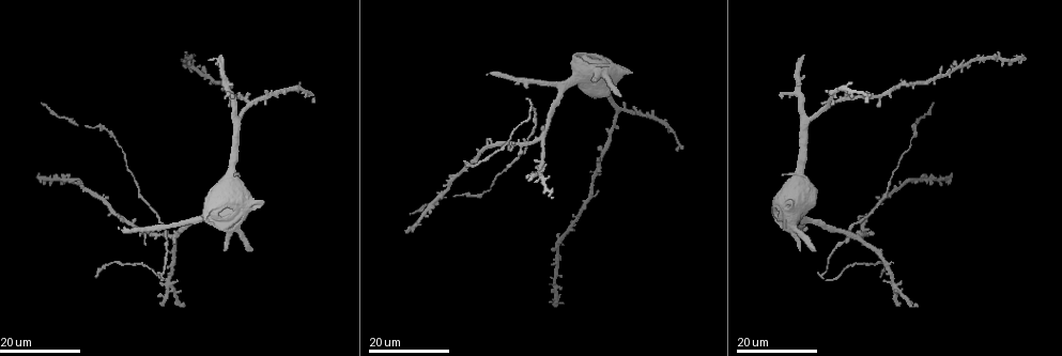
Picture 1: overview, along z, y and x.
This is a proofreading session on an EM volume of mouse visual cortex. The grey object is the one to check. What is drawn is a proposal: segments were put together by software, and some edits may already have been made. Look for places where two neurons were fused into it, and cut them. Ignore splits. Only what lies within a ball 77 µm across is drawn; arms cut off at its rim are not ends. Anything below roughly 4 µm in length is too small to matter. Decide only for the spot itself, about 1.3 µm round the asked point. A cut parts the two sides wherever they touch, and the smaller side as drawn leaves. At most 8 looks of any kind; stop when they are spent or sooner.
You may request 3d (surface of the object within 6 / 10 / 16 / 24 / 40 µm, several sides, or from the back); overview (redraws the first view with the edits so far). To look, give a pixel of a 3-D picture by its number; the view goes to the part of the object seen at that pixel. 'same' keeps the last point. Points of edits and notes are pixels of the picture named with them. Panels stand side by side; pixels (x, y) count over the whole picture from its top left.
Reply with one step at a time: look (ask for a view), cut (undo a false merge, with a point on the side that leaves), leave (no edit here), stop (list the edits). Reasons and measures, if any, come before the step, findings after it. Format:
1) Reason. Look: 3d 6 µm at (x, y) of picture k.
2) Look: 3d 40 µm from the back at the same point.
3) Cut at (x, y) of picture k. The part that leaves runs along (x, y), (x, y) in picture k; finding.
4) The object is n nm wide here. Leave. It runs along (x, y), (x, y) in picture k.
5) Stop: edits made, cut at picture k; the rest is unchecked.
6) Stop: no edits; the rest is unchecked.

Look: 3d 24 µm at (808, 119) of picture 1.

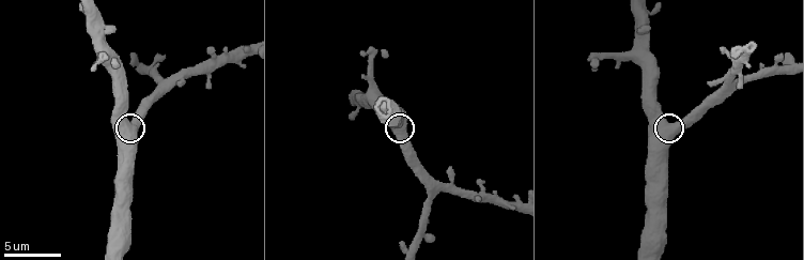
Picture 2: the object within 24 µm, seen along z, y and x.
Closer look. Look: 3d 6 µm at (669, 126) of picture 2.

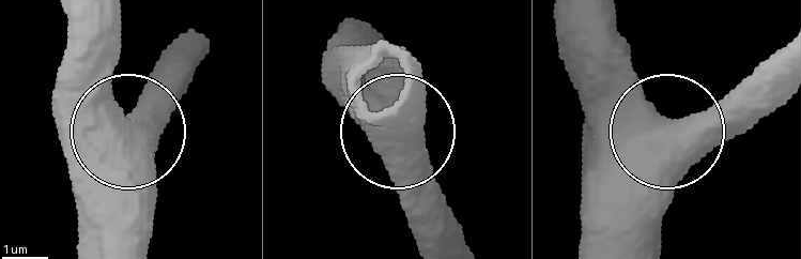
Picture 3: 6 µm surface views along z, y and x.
The side arm is 18 µm long. Leave. Continuous, no second neuron.

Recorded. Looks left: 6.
Sudden change in width. Look: 3d 16 µm at (532, 135) of picture 1.

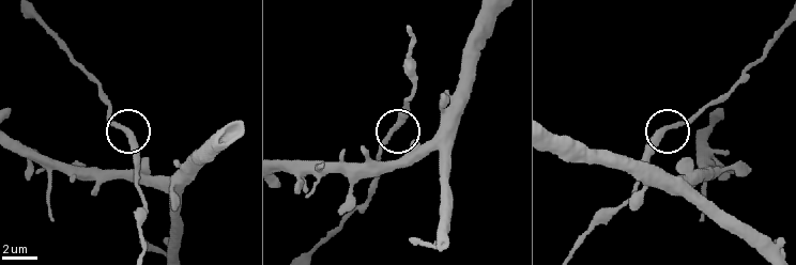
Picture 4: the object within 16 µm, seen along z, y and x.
Look: 3d 10 µm at (664, 133) of picture 4.

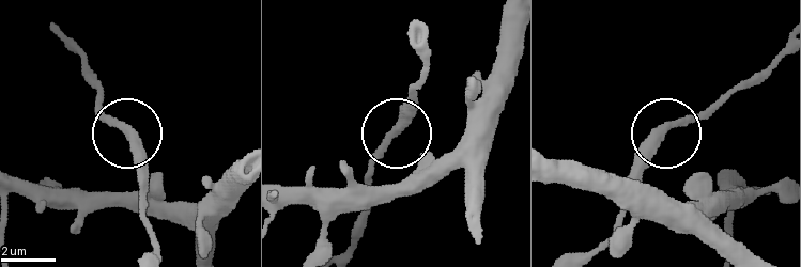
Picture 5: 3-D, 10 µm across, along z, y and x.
Leave. Continuous, no second neuron.

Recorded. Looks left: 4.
Look: 3d 16 µm at (534, 118) of picture 1.

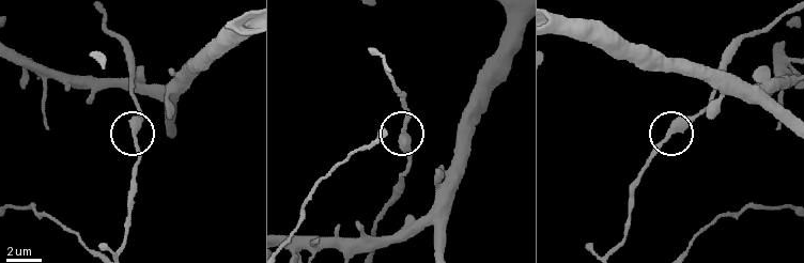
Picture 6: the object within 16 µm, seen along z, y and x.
Look: 3d 6 µm at (670, 135) of picture 6.

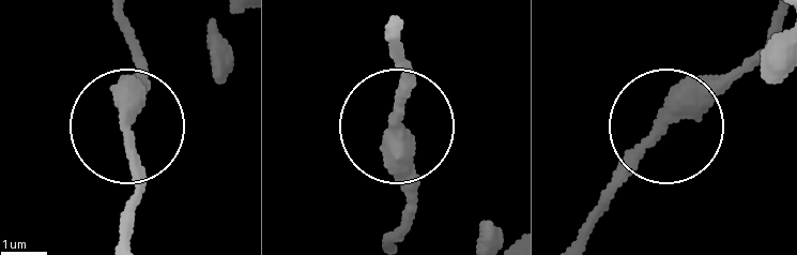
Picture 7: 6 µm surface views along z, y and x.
Leave. It runs along (216, 27), (147, 65), (147, 95), (127, 131), (136, 230) in picture 7; continuous, no second neuron.

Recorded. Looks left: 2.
Sudden change in width. Look: 3d 24 µm at (885, 194) of picture 1.

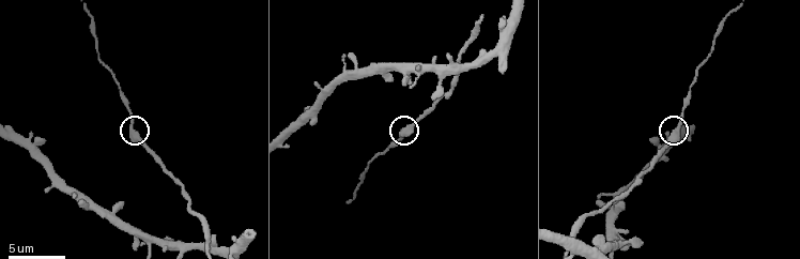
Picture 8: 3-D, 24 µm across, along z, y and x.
Zoom in. Look: 3d 6 µm at (678, 129) of picture 8.

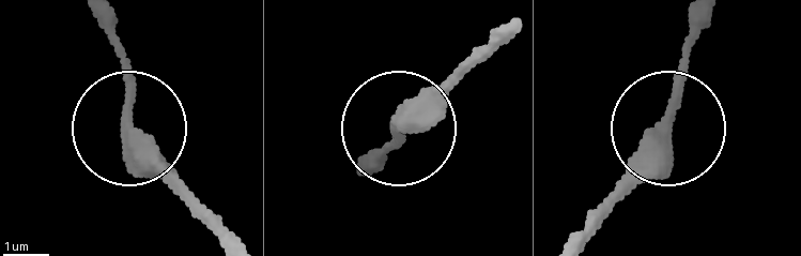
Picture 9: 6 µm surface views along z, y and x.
Leave. It runs along (507, 26), (384, 149) in picture 9; one neuron here.

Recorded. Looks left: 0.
Stop: no edits; the rest is unchecked.

